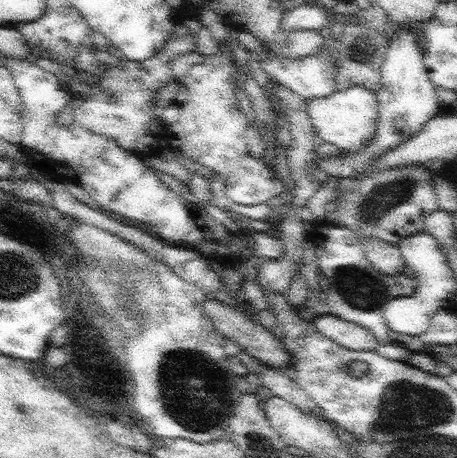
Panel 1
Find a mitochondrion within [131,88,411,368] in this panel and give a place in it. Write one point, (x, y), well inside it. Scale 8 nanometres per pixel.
(363, 291)

